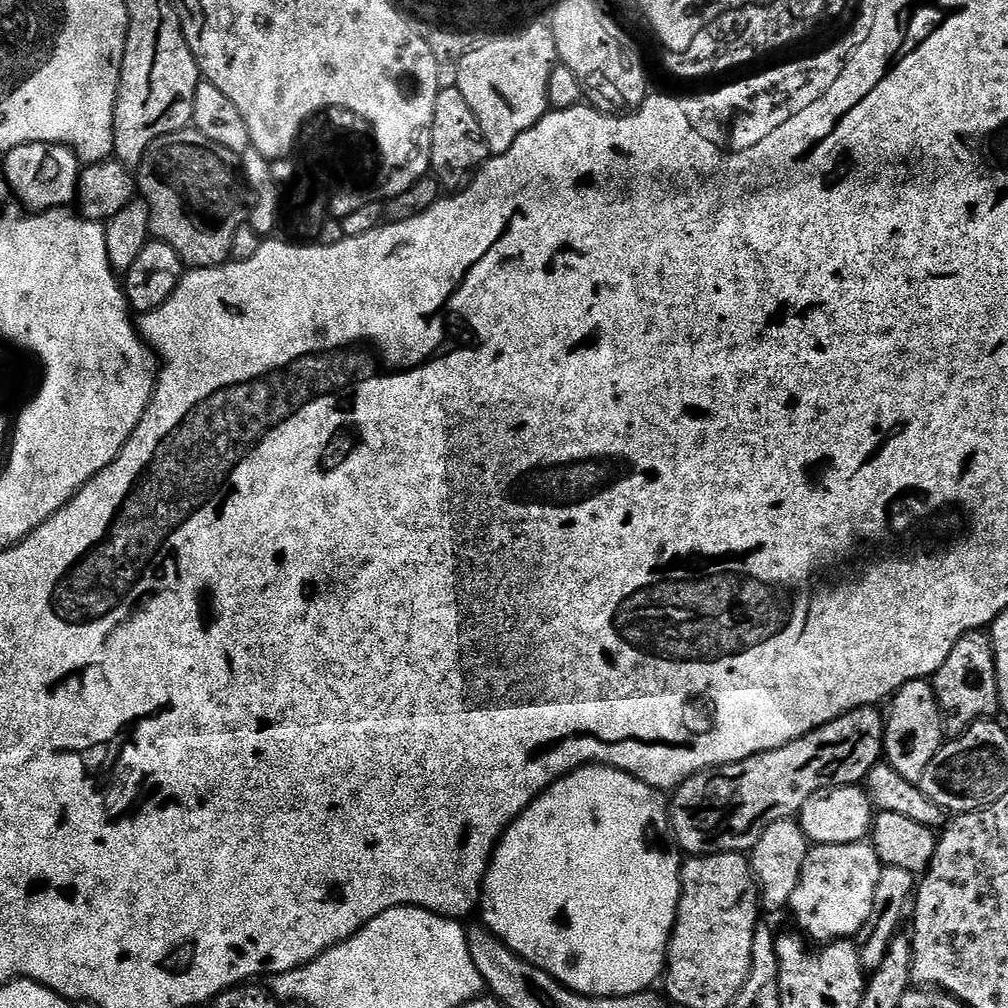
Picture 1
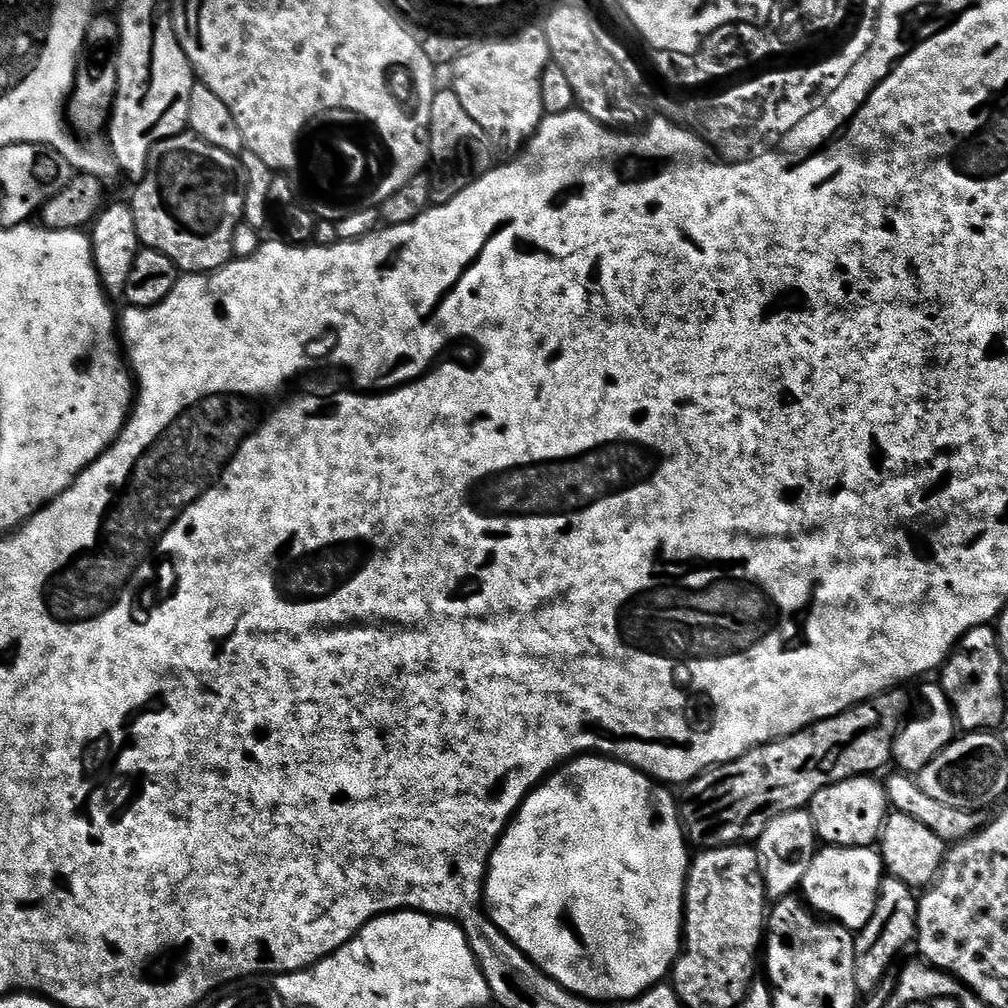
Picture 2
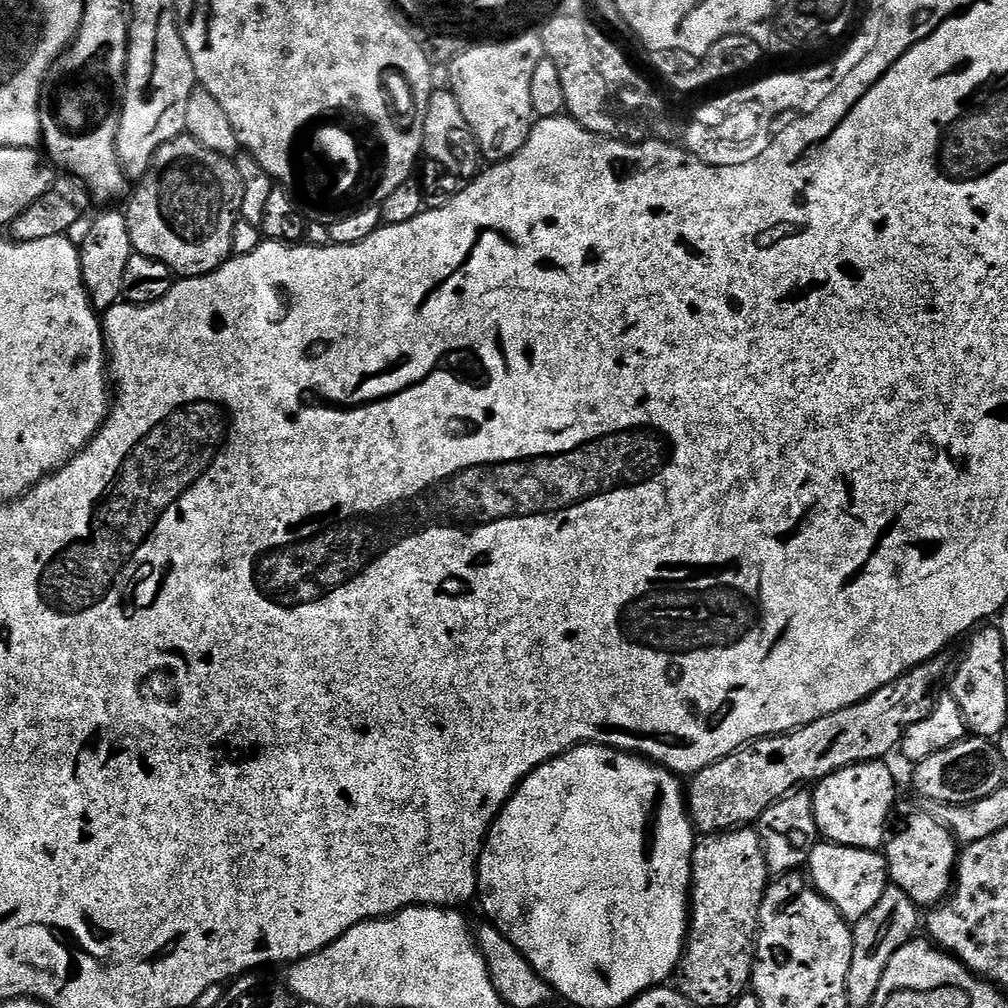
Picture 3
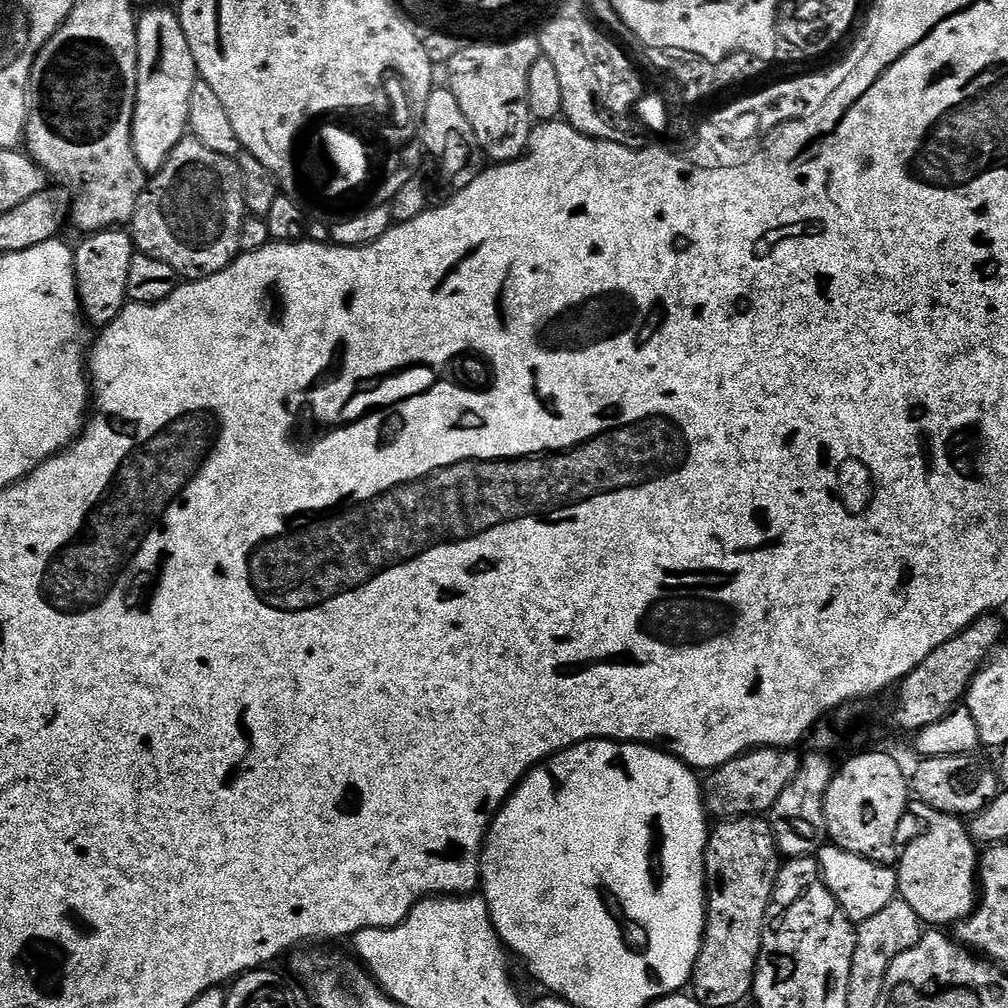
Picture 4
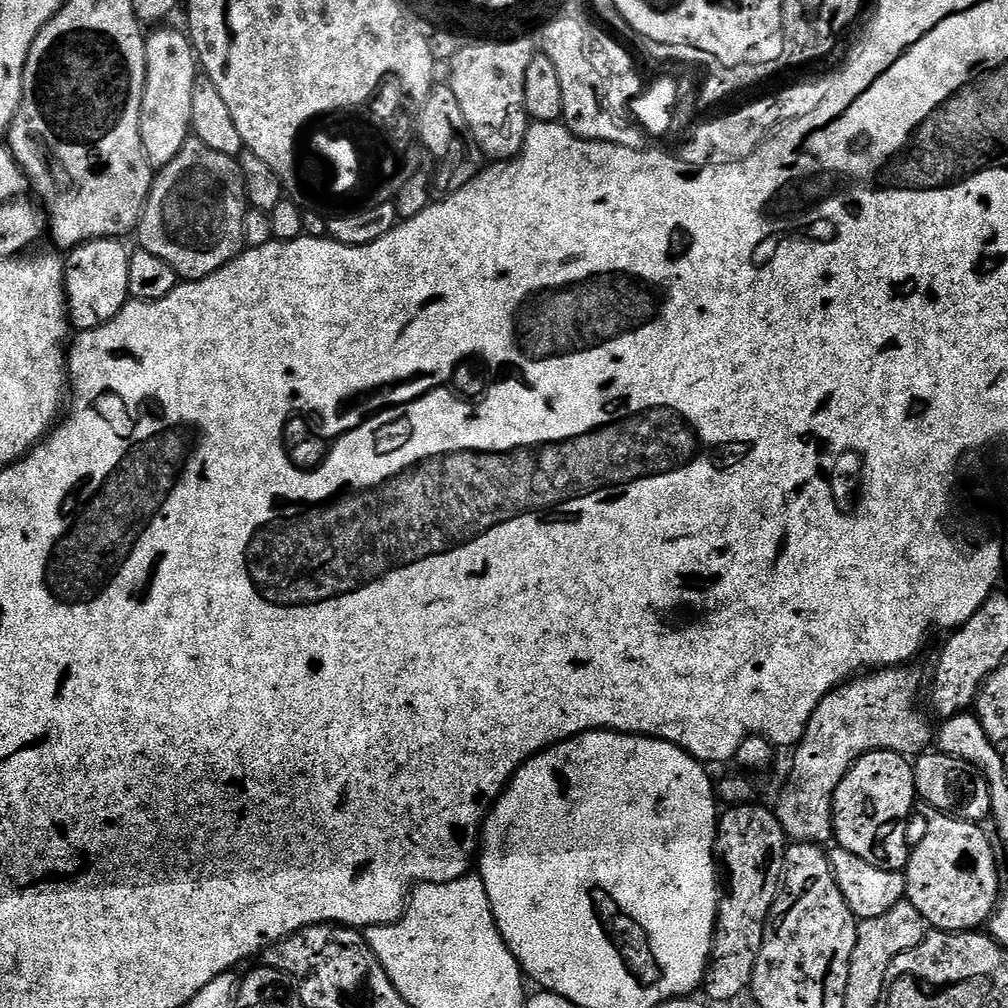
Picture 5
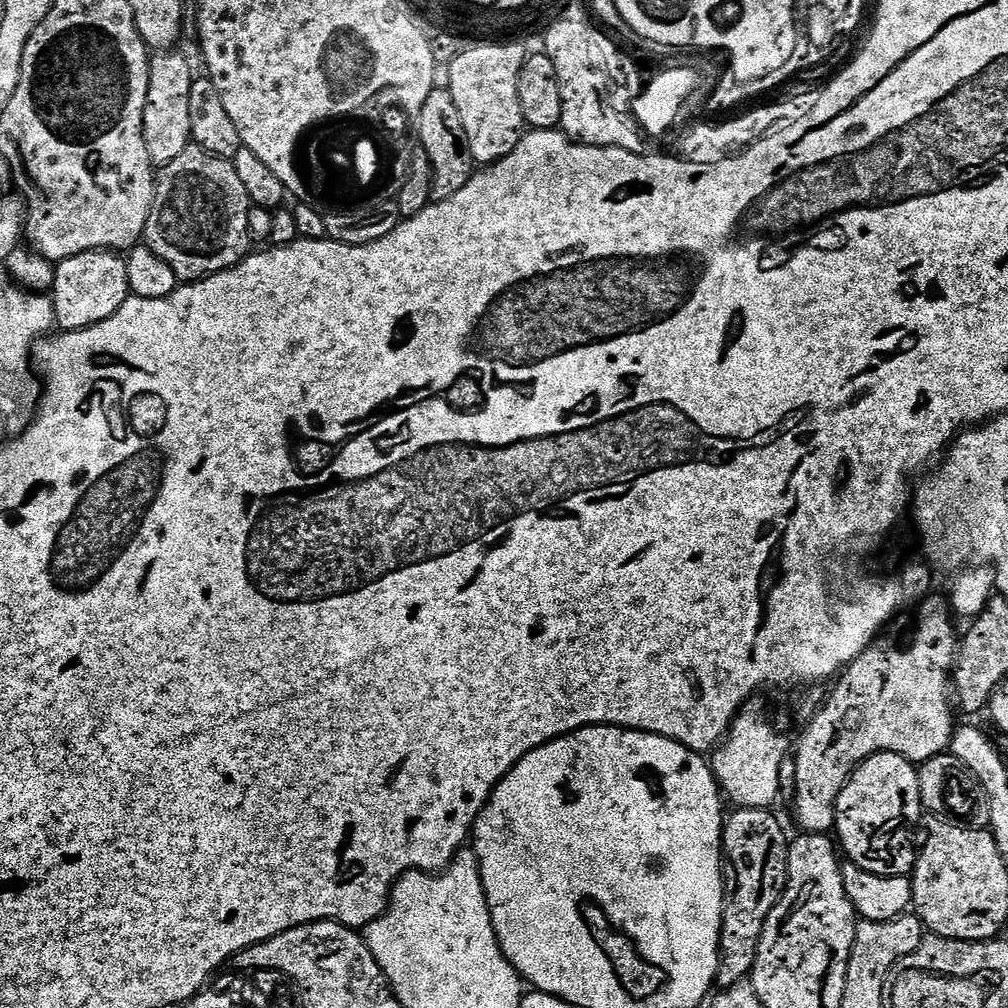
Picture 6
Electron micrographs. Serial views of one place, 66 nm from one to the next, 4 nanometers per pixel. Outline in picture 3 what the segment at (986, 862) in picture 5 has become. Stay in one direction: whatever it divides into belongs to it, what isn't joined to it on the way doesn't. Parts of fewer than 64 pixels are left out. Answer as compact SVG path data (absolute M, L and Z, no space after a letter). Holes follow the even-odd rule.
M920 810L905 822L904 829L893 840L891 837L887 841L886 859L889 881L907 899L928 910L939 905L953 887L954 873L958 868L958 845L955 838L941 824L934 822L927 811Z

